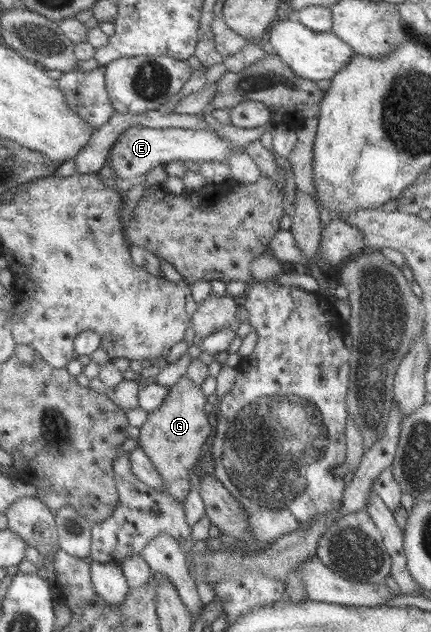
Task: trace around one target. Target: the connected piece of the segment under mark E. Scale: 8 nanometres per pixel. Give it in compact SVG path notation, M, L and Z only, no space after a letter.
M132 126L128 128L110 148L110 168L120 179L132 181L146 175L157 165L171 161L191 161L192 163L218 162L227 160L229 154L243 152L242 149L235 149L216 136L212 130L184 130L184 128L147 128Z

